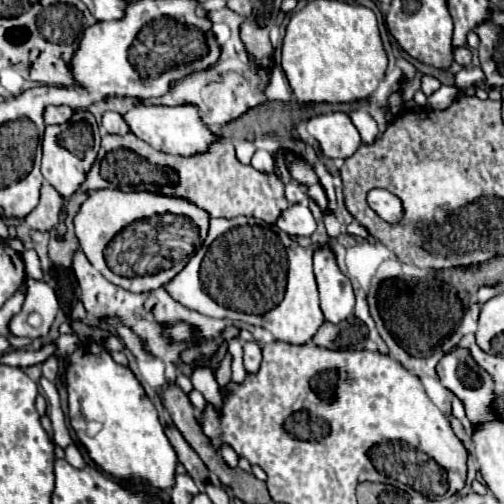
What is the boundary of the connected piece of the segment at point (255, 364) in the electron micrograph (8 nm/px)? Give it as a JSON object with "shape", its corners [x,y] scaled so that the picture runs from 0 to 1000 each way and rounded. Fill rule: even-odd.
{"shape":[[[488,679],[484,683],[484,726],[492,742],[508,742],[516,734],[520,718],[520,694],[512,679]]]}

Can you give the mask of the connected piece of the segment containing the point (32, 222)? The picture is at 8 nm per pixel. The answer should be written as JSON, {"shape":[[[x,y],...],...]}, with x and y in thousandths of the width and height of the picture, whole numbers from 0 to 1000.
{"shape":[[[89,363],[79,373],[79,401],[75,409],[48,433],[48,440],[75,460],[95,460],[115,444],[119,425],[119,387],[103,369]]]}

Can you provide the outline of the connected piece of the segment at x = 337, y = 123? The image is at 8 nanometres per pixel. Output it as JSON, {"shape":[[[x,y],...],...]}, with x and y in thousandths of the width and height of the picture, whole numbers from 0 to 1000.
{"shape":[[[659,222],[611,238],[611,262],[631,278],[651,313],[694,313],[718,286],[706,250],[687,222]]]}

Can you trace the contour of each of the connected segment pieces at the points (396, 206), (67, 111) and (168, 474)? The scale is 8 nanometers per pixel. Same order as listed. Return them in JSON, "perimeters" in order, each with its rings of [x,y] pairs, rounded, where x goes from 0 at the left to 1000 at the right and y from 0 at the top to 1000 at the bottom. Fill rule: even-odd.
{"perimeters":[[[[746,373],[730,381],[734,413],[770,444],[790,444],[798,437],[798,401],[786,385],[770,377]]],[[[95,210],[87,222],[91,246],[131,246],[143,234],[147,218],[135,210]]],[[[190,679],[159,683],[135,710],[131,770],[139,841],[175,893],[175,905],[202,937],[310,972],[345,964],[353,905],[325,861],[306,802],[254,726],[230,722],[218,698]],[[183,833],[202,841],[202,853],[190,865],[175,865],[175,837]]]]}

